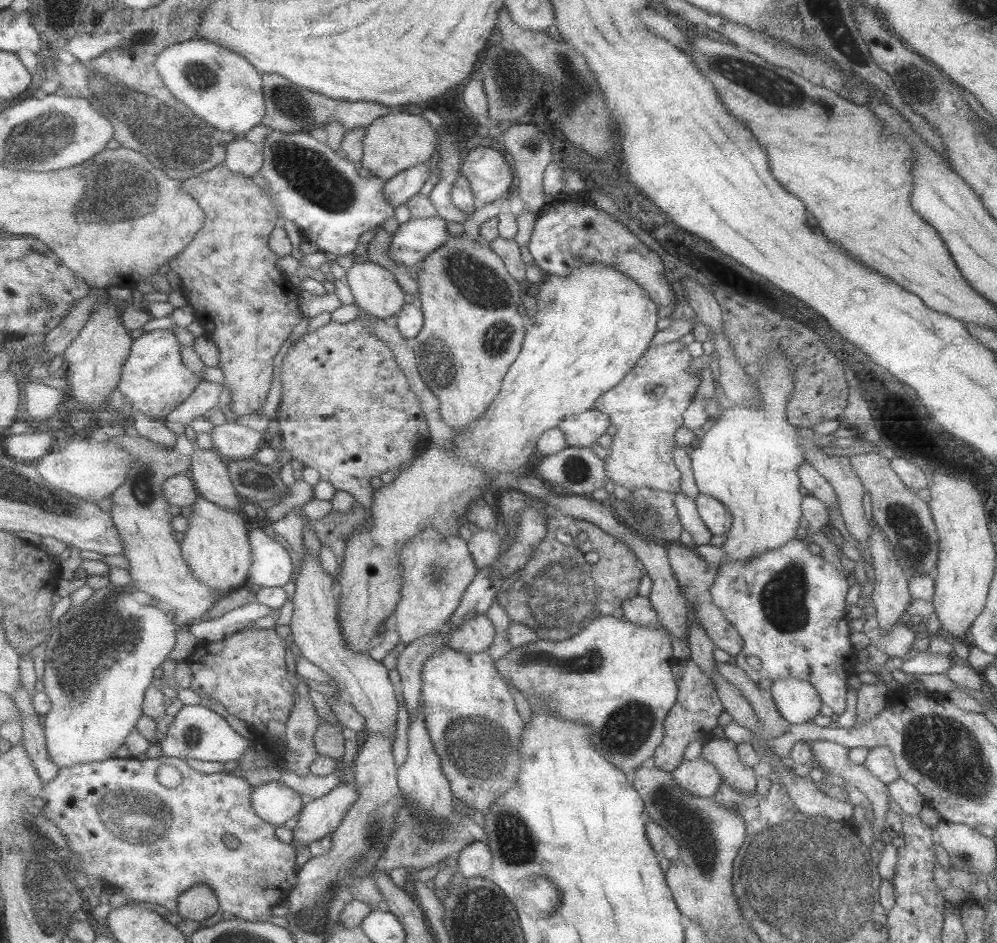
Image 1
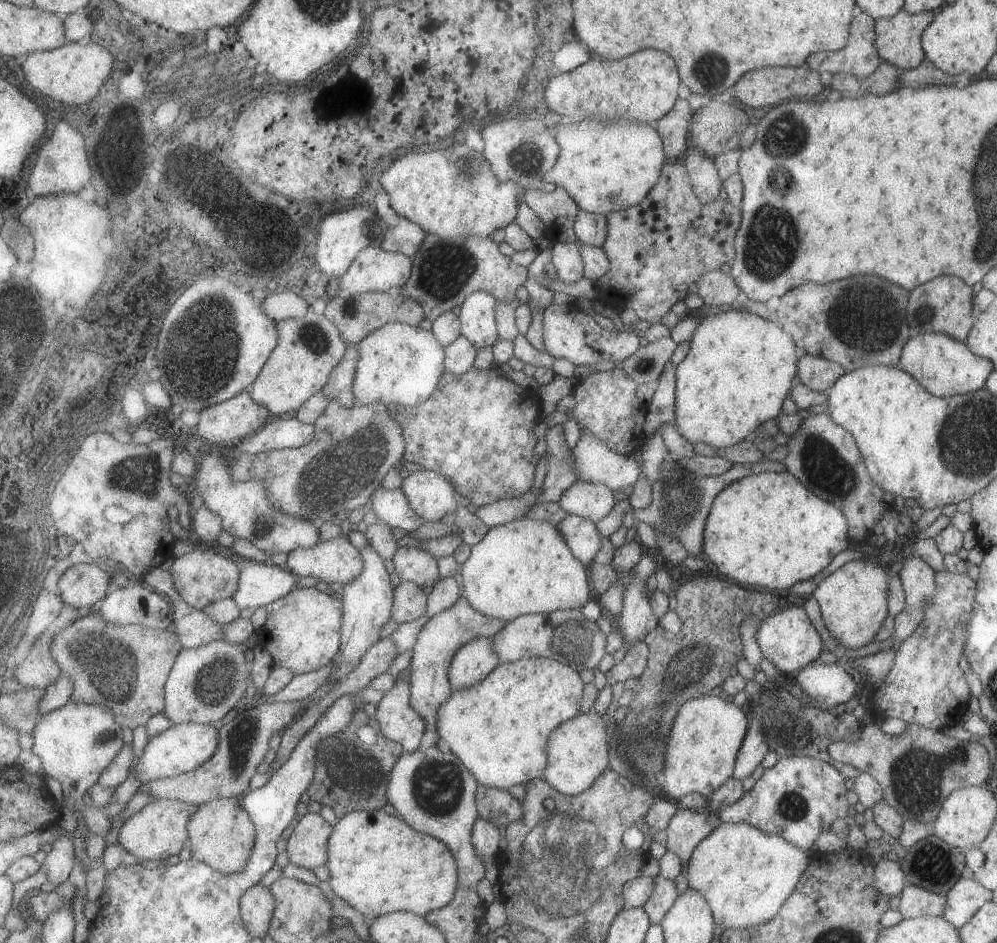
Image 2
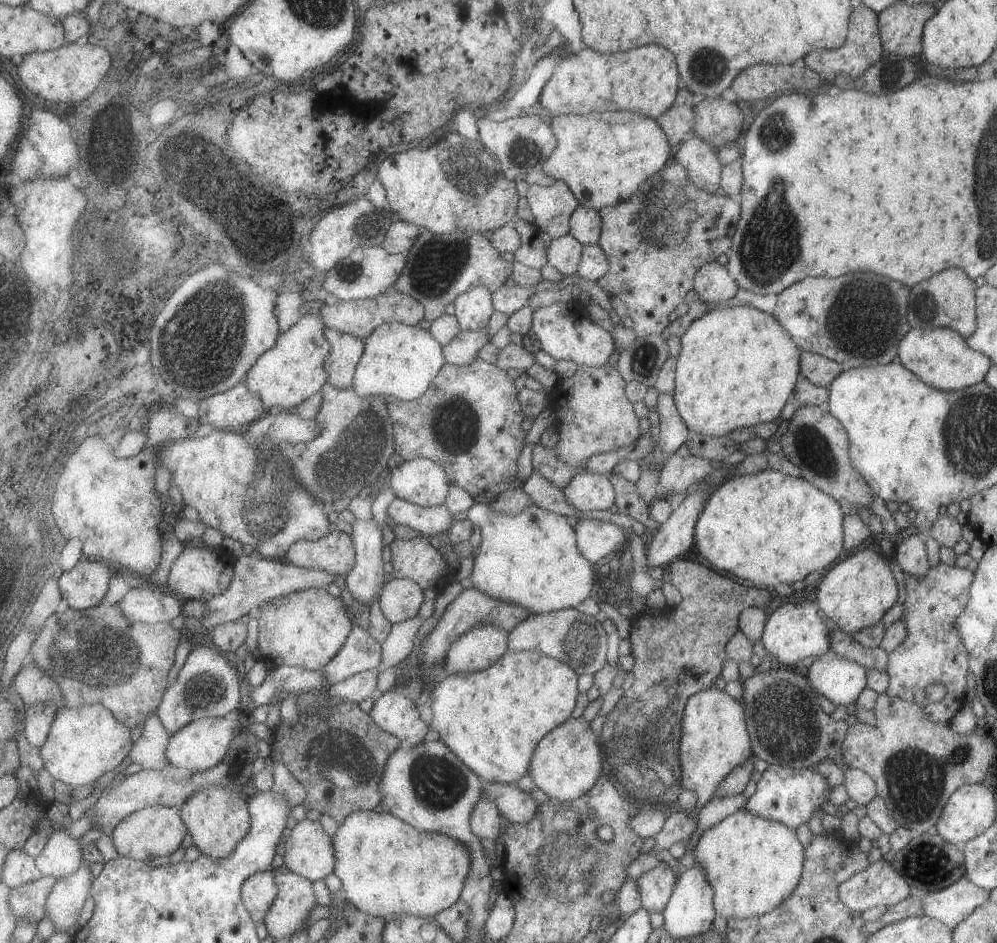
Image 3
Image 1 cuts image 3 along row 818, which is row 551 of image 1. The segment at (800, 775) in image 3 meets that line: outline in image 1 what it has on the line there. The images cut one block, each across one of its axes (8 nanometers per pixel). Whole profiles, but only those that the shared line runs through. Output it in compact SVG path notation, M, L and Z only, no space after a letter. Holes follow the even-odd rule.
M797 538L793 541L785 543L783 546L779 546L777 549L771 549L771 551L763 551L759 553L757 557L751 557L749 561L737 561L735 563L727 563L727 565L721 564L717 569L717 577L713 581L713 585L708 586L709 596L711 596L711 602L717 609L723 613L723 616L734 626L738 635L742 638L743 646L741 650L733 656L732 663L743 670L743 673L754 681L761 679L767 679L775 681L781 678L795 678L808 682L817 691L820 701L831 708L834 716L845 712L845 691L847 688L847 679L849 678L851 668L853 668L853 662L849 658L855 658L853 656L853 649L855 649L849 642L849 627L846 613L844 612L845 596L847 594L849 586L843 573L839 573L831 563L825 561L821 555L814 556L807 548L807 545L803 543L803 540ZM748 656L755 656L760 661L759 670L752 670L745 662L745 658Z

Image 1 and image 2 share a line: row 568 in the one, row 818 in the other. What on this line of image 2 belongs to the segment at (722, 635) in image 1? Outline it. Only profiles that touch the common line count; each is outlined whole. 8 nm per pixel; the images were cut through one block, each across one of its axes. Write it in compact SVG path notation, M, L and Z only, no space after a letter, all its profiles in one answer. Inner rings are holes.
M679 806L664 829L667 836L666 850L679 857L684 869L695 846L719 824L719 818L707 810L697 812Z

